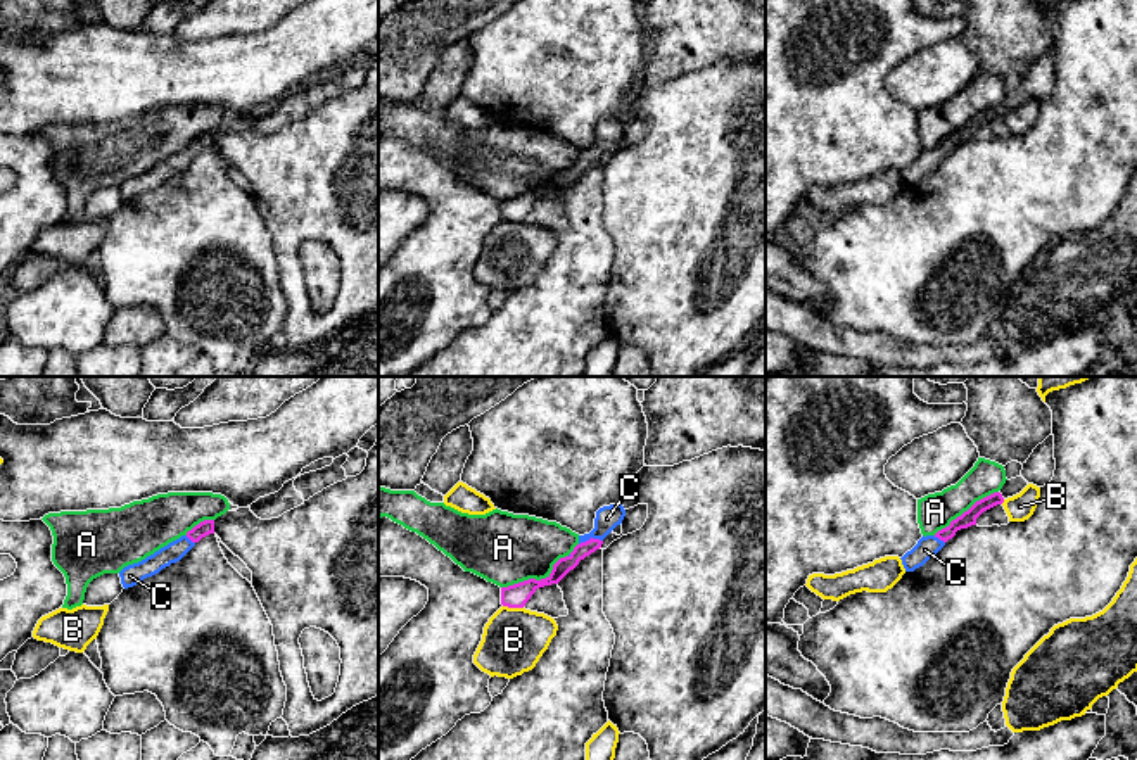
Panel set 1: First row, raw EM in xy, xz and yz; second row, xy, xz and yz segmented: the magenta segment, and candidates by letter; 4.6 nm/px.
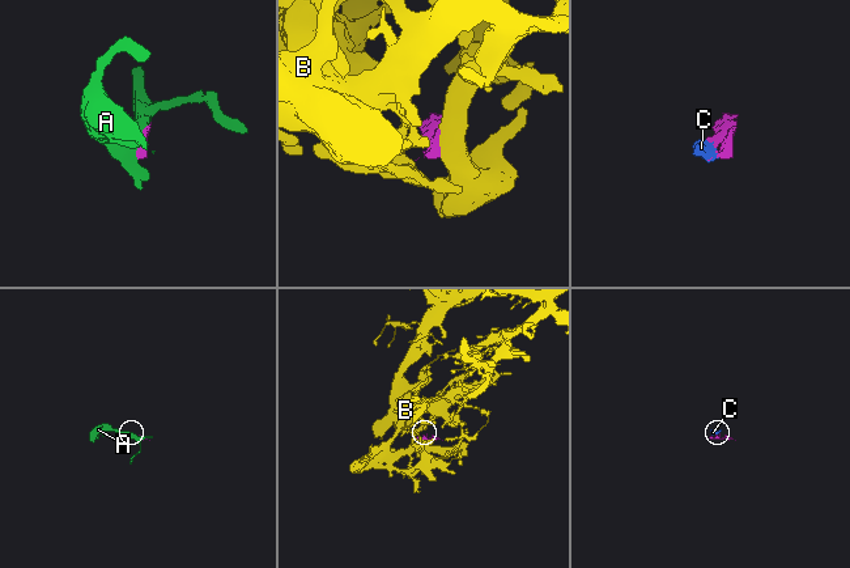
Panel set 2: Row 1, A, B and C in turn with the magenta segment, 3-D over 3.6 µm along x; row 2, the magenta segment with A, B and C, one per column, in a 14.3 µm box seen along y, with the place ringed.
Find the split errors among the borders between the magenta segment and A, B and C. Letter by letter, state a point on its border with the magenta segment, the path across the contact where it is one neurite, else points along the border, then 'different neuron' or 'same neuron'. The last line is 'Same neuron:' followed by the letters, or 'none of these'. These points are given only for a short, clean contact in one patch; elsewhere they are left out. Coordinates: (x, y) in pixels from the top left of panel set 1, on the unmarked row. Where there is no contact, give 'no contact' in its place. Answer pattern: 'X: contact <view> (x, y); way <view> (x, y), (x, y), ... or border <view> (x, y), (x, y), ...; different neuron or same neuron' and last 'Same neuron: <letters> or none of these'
A: contact xz (541, 192); different neuron
B: contact xz (514, 220); different neuron
C: contact xz (591, 151); same neuron
Same neuron: C

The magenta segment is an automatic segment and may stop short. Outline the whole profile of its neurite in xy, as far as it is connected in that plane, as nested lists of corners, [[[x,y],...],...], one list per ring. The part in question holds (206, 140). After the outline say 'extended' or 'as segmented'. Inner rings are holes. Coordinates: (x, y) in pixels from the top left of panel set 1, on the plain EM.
[[[204,133],[180,152],[161,161],[145,173],[128,178],[119,185],[124,202],[137,199],[147,190],[159,187],[171,176],[180,174],[202,150],[214,147],[214,133]]]; extended

